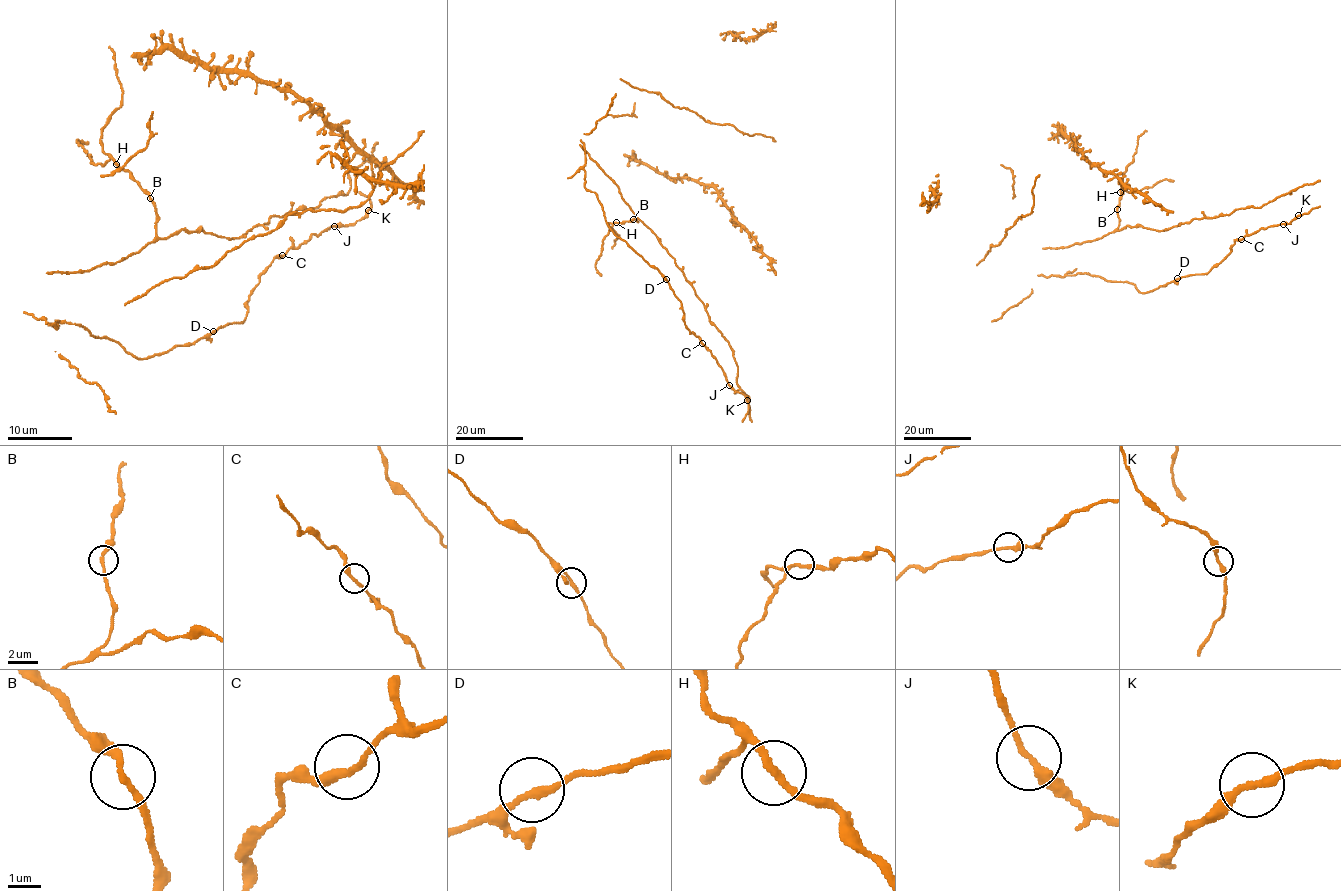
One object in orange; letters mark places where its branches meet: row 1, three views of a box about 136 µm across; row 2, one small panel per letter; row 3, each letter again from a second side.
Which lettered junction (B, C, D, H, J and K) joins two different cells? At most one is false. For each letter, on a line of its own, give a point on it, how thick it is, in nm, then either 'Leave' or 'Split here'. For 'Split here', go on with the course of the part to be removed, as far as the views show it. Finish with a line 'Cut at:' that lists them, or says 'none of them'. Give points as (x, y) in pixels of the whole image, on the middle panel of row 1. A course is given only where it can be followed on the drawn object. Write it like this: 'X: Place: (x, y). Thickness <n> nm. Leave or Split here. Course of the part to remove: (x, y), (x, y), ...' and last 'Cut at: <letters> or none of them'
B: Place: (633, 219). Thickness 220 nm. Leave
C: Place: (702, 343). Thickness 240 nm. Leave
D: Place: (666, 279). Thickness 220 nm. Leave
H: Place: (616, 222). Thickness 200 nm. Leave
J: Place: (729, 385). Thickness 280 nm. Leave
K: Place: (747, 400). Thickness 240 nm. Leave
Cut at: none of them

